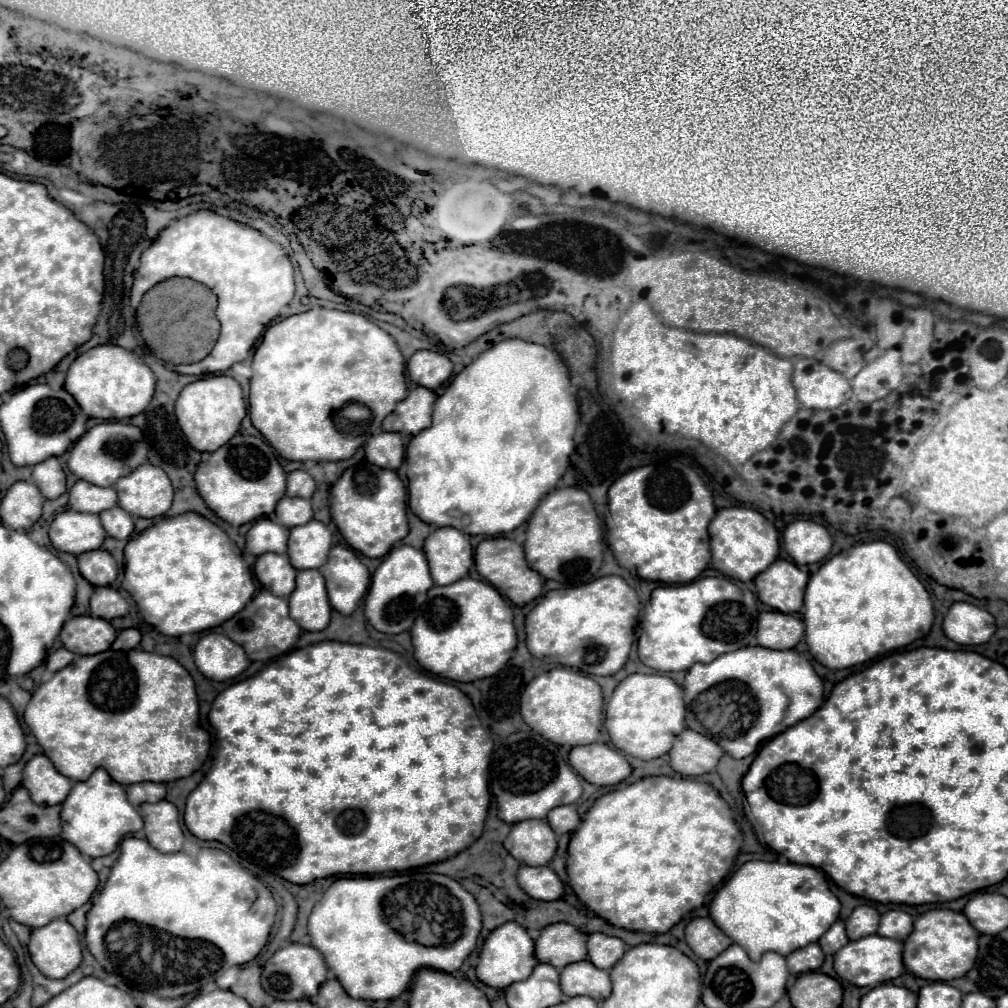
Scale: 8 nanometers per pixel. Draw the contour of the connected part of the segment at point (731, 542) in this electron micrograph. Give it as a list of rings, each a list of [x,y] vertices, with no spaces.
[[[744,506],[722,508],[708,526],[712,568],[728,578],[750,582],[778,558],[778,532],[760,512]]]

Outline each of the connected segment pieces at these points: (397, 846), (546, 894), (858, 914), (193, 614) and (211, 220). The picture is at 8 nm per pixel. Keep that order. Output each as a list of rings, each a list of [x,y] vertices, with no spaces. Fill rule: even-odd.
[[[318,642],[306,648],[296,648],[270,661],[256,676],[236,682],[220,692],[208,718],[216,728],[216,750],[210,772],[186,800],[186,828],[200,840],[216,840],[226,844],[244,860],[250,860],[252,864],[258,864],[260,868],[270,870],[292,884],[308,884],[316,878],[340,874],[382,874],[388,870],[400,872],[442,862],[468,848],[482,834],[490,808],[488,764],[492,754],[492,738],[478,724],[476,710],[464,692],[436,676],[412,670],[392,650],[346,642]]]
[[[520,866],[518,886],[536,900],[558,900],[564,894],[564,884],[550,866]]]
[[[858,906],[850,914],[850,918],[846,920],[848,938],[850,940],[860,940],[864,936],[876,934],[878,922],[880,922],[880,914],[878,914],[876,908],[872,908],[872,906]]]
[[[186,512],[174,518],[164,518],[158,524],[146,528],[142,534],[132,538],[126,548],[126,570],[122,588],[132,594],[144,622],[152,624],[166,636],[182,636],[204,632],[230,620],[244,608],[254,594],[254,582],[250,568],[244,564],[242,552],[228,538],[228,534],[196,512]]]
[[[208,210],[184,216],[164,228],[160,236],[144,250],[140,266],[134,274],[130,294],[132,308],[138,308],[142,296],[162,280],[186,276],[210,286],[218,296],[216,318],[222,324],[216,348],[200,362],[188,366],[168,366],[182,374],[214,374],[224,372],[232,364],[250,356],[256,340],[264,334],[268,324],[280,316],[280,310],[294,298],[294,274],[288,254],[280,244],[262,236],[254,228],[238,226],[234,220],[218,216]]]

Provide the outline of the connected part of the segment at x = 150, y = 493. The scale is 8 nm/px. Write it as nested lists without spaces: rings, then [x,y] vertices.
[[[142,464],[132,474],[114,484],[118,492],[118,506],[128,514],[142,518],[164,516],[172,506],[174,488],[168,474],[152,464]]]

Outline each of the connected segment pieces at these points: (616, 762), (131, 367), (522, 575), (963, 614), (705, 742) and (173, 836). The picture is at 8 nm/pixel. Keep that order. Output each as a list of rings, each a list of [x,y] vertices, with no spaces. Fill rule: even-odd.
[[[602,742],[572,748],[570,764],[584,780],[596,786],[614,786],[632,772],[628,760]]]
[[[102,344],[84,354],[80,354],[66,374],[66,392],[70,392],[84,414],[90,418],[116,420],[116,418],[132,418],[140,414],[152,400],[154,394],[154,372],[130,350],[124,350],[116,344]]]
[[[484,538],[476,548],[476,570],[478,574],[496,586],[504,596],[508,596],[516,606],[524,606],[542,594],[542,576],[528,568],[524,558],[524,548],[508,538]]]
[[[956,602],[950,606],[942,622],[944,634],[962,646],[978,646],[992,638],[996,622],[990,612],[968,602]]]
[[[684,730],[670,750],[670,766],[682,776],[700,776],[716,768],[724,750],[698,732]]]
[[[160,800],[156,804],[142,804],[140,816],[144,820],[144,832],[148,842],[160,852],[180,852],[184,832],[180,828],[178,810],[174,804]]]

